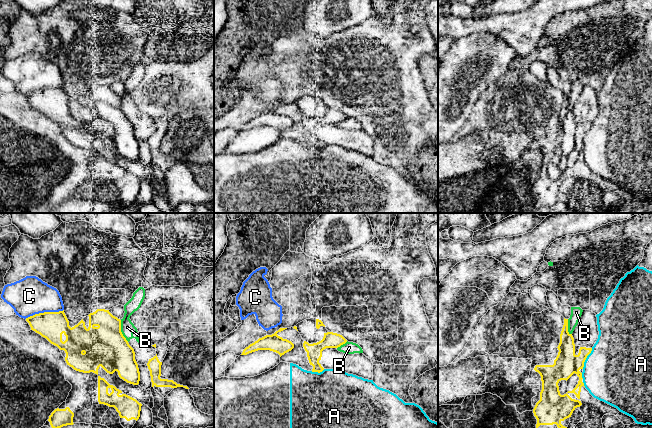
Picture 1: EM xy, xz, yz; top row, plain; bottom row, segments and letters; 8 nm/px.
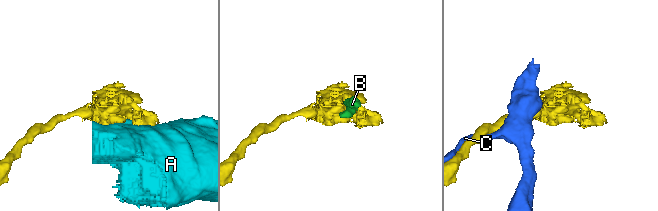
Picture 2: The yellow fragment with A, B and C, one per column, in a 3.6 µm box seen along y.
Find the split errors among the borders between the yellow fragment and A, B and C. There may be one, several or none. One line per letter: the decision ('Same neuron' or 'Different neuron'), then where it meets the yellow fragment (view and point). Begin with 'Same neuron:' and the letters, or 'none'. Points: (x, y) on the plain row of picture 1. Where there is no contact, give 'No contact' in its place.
Same neuron: none
A: Different neuron. Touches yellow at yz (586, 133)
B: Different neuron. Touches yellow at xy (120, 107)
C: Different neuron. Touches yellow at xy (44, 88)

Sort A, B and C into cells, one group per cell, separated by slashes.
A / B / C

